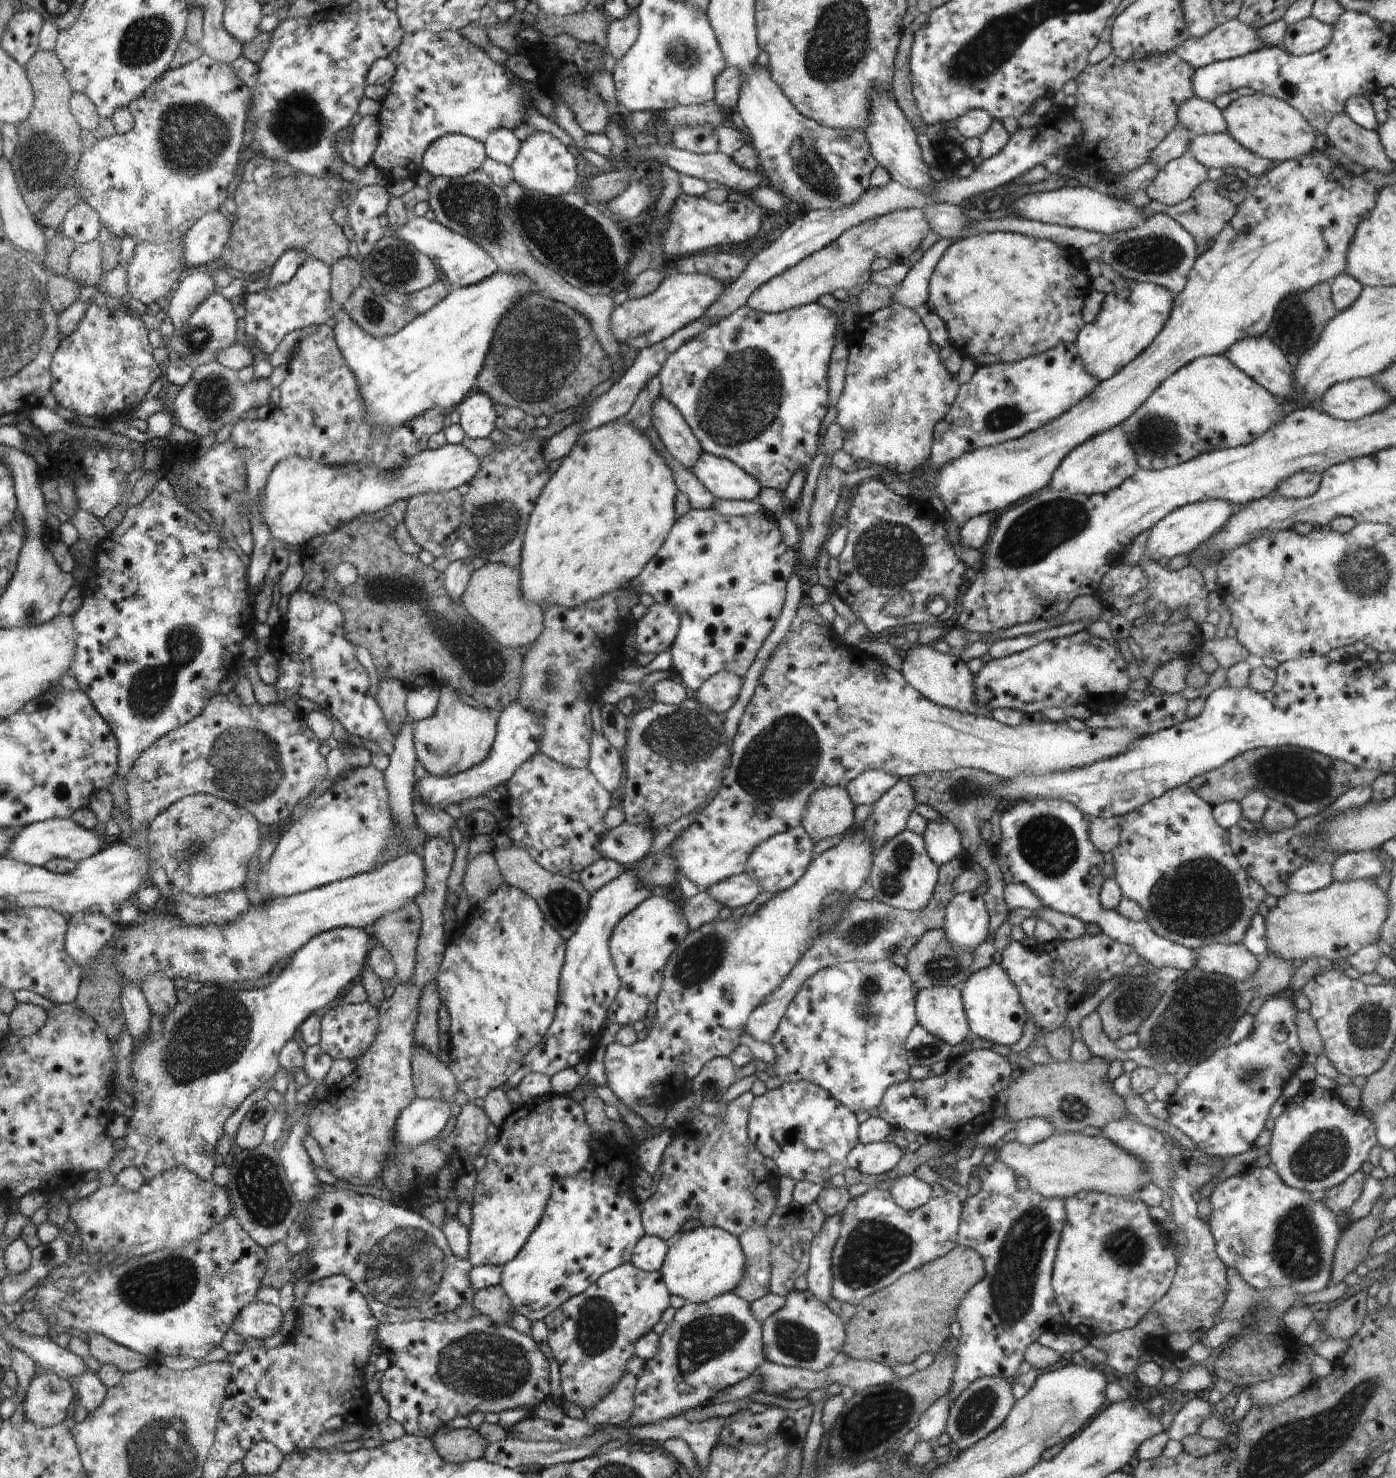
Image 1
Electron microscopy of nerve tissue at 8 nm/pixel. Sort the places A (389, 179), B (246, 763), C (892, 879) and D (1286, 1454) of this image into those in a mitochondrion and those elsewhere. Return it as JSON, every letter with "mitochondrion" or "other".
{"A":"other","B":"mitochondrion","C":"mitochondrion","D":"mitochondrion"}

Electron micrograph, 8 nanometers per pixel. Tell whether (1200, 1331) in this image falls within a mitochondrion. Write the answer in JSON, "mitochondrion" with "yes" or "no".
{"mitochondrion":"no"}

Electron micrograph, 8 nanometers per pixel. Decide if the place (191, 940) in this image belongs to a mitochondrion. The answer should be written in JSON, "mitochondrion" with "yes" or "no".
{"mitochondrion":"no"}

